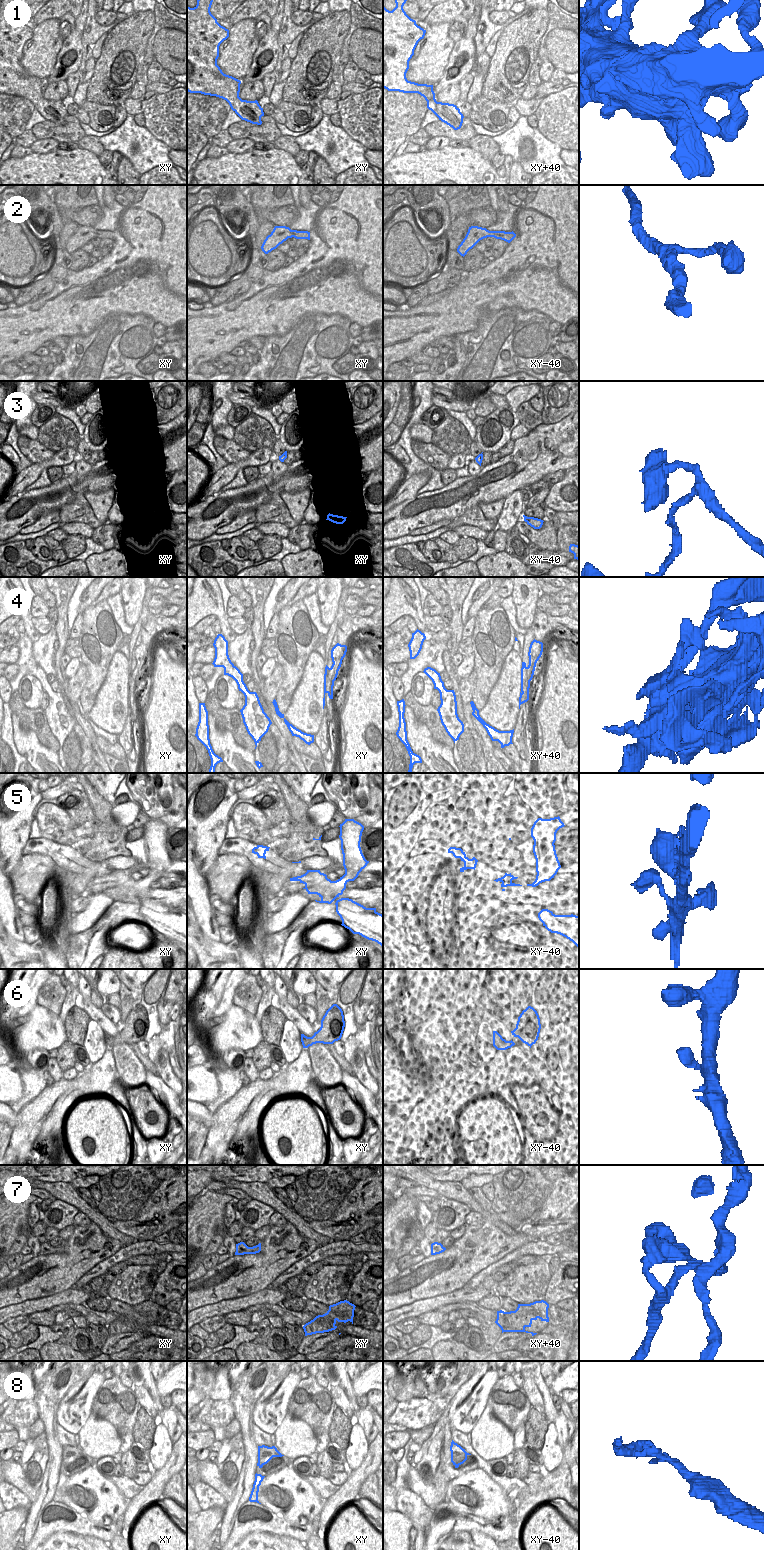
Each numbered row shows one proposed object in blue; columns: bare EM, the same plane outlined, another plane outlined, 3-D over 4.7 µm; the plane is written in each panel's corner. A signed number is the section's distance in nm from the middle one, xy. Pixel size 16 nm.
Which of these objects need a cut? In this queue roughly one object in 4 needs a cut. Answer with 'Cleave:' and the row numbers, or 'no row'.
Cleave: 4, 7

